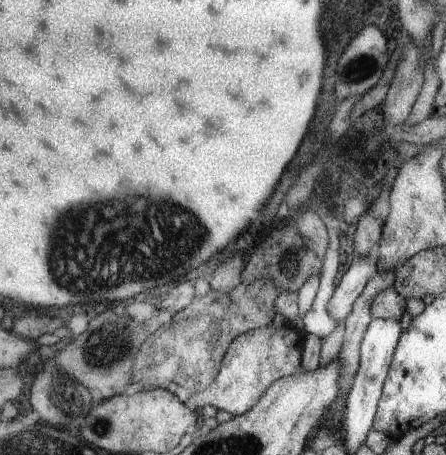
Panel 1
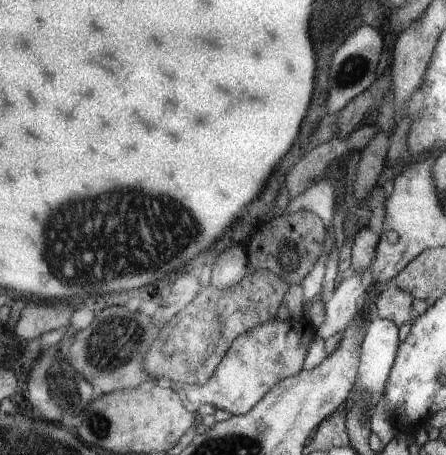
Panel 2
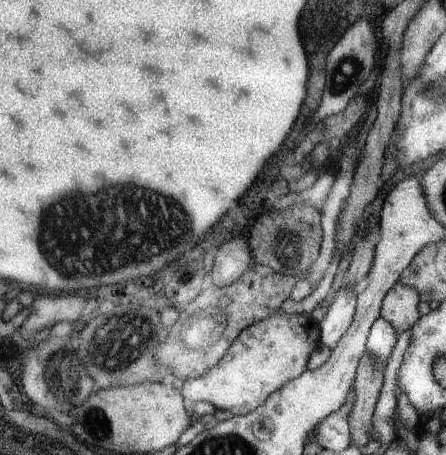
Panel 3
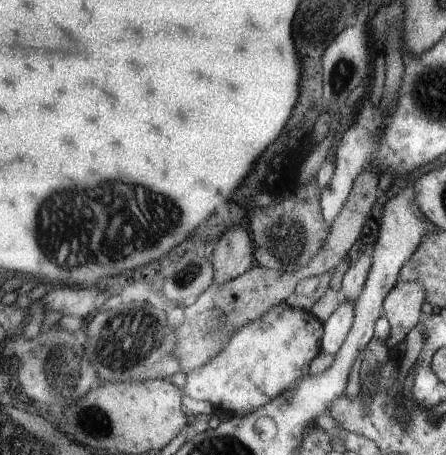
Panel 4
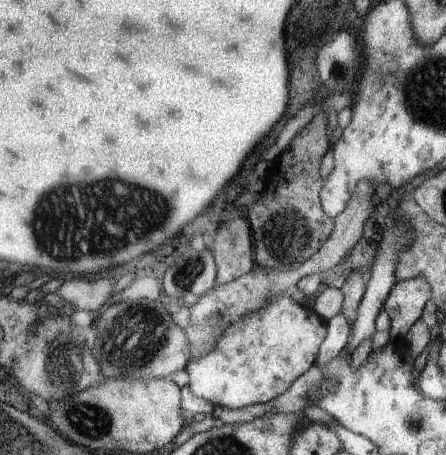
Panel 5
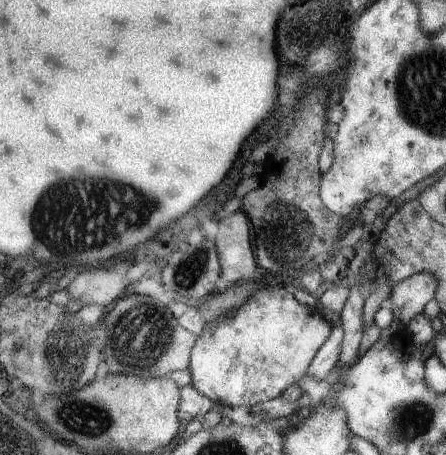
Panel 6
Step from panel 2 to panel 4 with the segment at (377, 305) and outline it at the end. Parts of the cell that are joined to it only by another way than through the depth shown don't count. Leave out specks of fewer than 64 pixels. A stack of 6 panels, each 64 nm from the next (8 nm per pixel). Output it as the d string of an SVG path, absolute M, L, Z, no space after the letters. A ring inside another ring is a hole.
M395 282L393 290L383 300L383 316L391 326L391 336L387 340L387 350L391 350L405 334L419 324L421 304L425 300L425 290L415 282Z

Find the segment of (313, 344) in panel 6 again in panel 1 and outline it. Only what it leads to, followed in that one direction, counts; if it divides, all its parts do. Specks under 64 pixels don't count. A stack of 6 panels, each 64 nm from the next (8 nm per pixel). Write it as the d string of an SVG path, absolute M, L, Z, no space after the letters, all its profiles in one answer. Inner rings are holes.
M271 324L267 328L251 330L237 336L229 344L213 384L203 392L195 392L191 388L189 398L195 402L197 410L213 406L221 412L223 410L229 412L233 418L249 412L261 400L261 396L267 392L271 384L287 376L297 376L301 372L301 350L303 350L301 338L303 336L299 336L295 330L273 328Z

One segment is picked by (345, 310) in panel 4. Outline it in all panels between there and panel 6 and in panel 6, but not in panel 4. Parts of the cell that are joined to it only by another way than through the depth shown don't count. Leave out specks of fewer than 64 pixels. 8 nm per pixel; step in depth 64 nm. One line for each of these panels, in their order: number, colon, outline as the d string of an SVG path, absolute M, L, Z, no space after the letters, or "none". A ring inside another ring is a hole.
5: M341 310L337 316L333 316L325 322L325 328L327 328L327 336L321 342L317 358L315 358L317 366L321 366L321 364L325 366L327 362L337 358L345 350L345 344L349 340L349 332L351 332L351 322L349 322L349 318L343 316L343 310Z
6: M341 322L331 324L331 332L327 336L327 340L323 342L323 346L319 348L319 352L313 356L309 372L305 376L313 376L317 380L325 380L329 376L329 372L333 370L333 366L339 362L339 352L341 352L341 344L343 344L343 326Z

